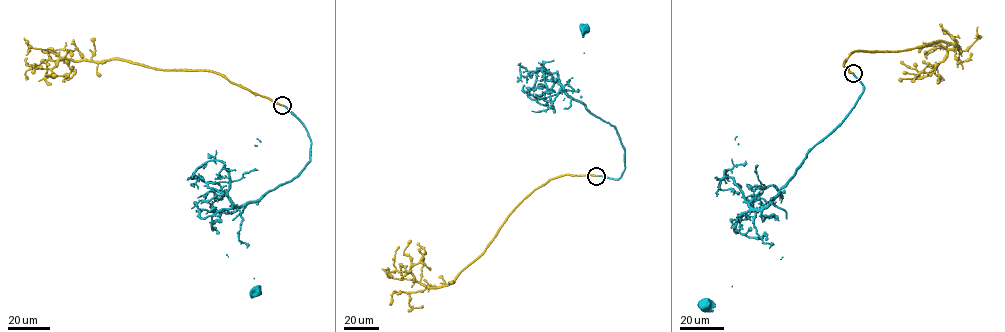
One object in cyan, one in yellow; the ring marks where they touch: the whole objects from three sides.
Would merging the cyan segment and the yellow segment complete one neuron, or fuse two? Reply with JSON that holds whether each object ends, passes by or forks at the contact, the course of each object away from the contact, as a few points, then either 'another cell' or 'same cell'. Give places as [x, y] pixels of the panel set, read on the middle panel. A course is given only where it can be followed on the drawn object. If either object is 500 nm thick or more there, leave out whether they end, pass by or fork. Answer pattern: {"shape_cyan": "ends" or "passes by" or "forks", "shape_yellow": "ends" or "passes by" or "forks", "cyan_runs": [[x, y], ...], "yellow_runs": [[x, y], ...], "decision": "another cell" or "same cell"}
{"shape_cyan": "ends", "shape_yellow": "ends", "cyan_runs": [[596, 175], [619, 178], [625, 149], [613, 126], [565, 91], [568, 81], [577, 91], [585, 29]], "yellow_runs": [[596, 176], [560, 175], [535, 189], [449, 283], [427, 287], [415, 280], [411, 268], [425, 249], [417, 243]], "decision": "same cell"}

